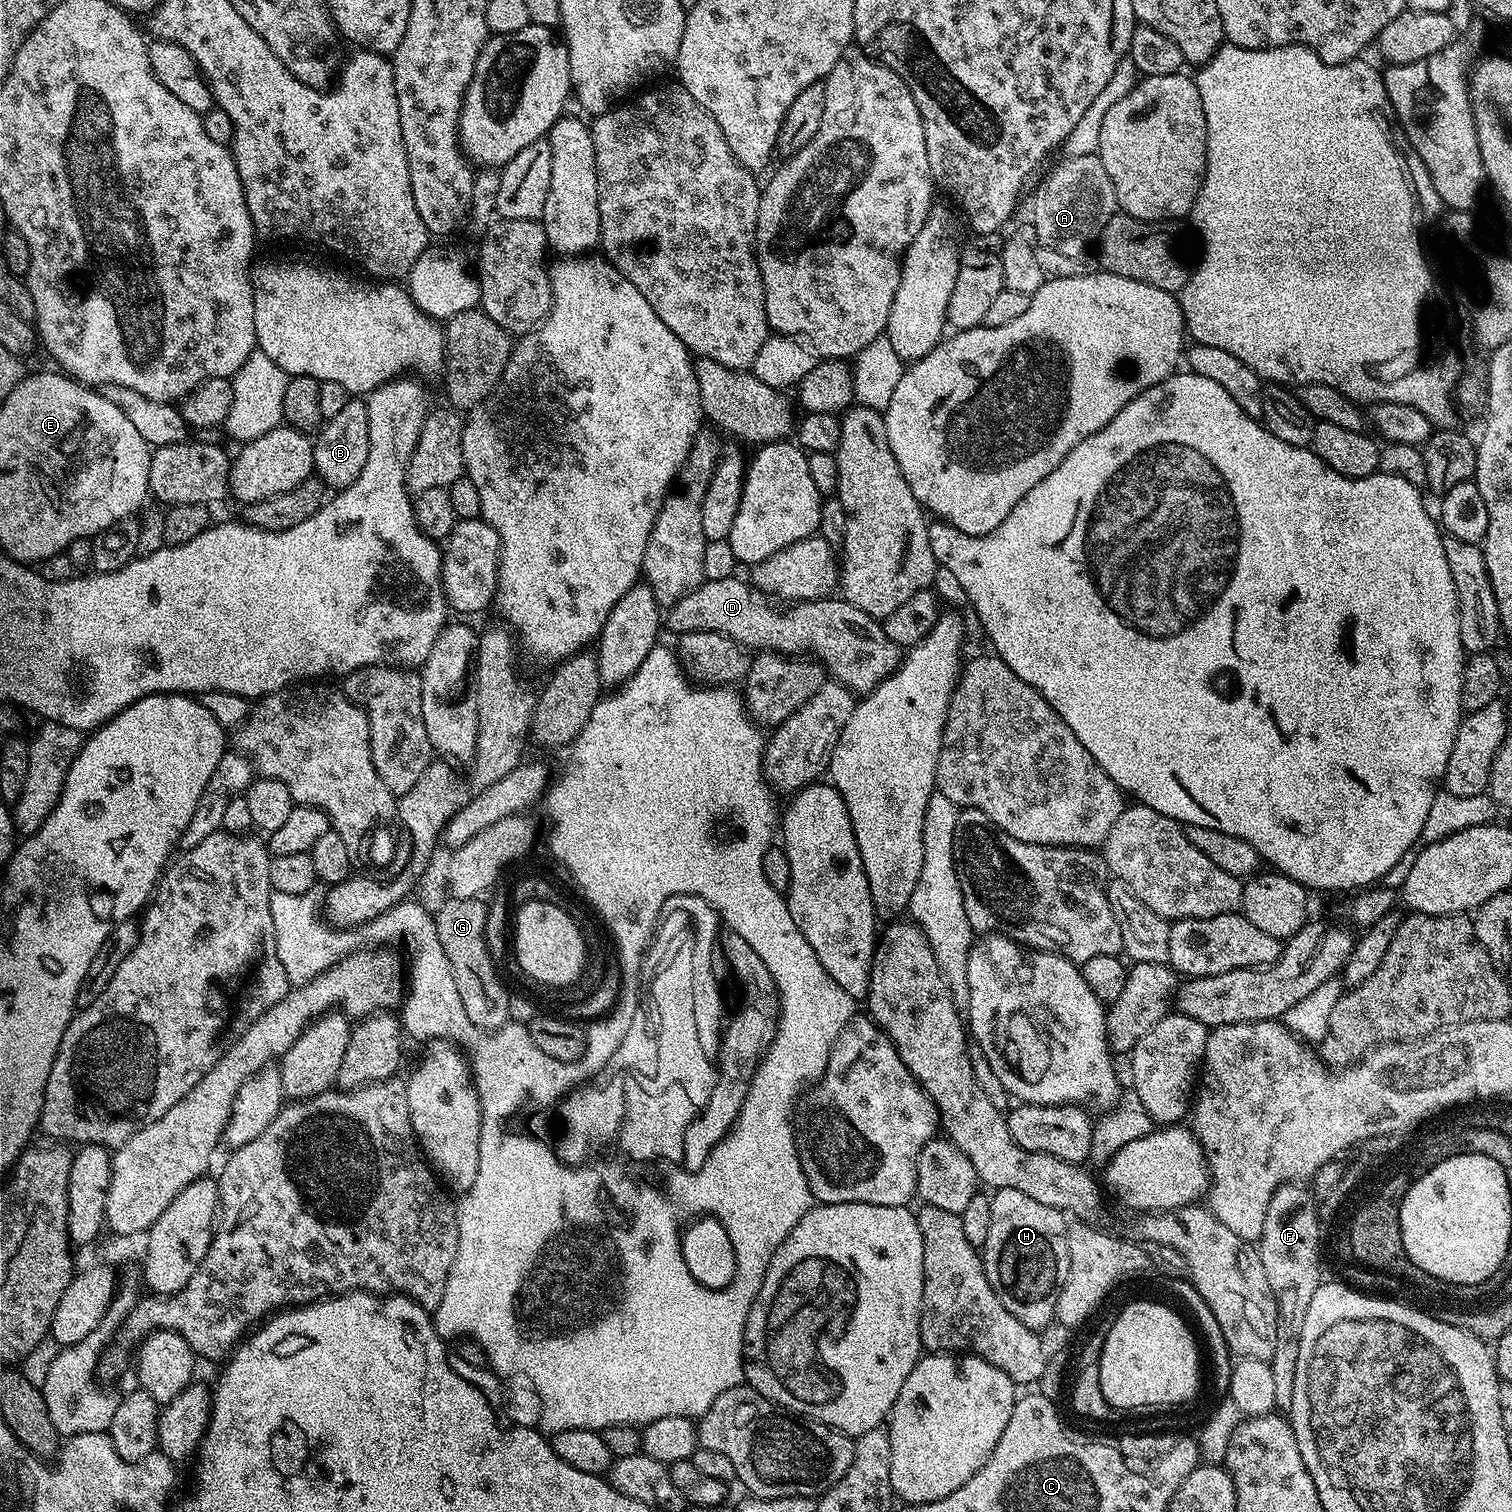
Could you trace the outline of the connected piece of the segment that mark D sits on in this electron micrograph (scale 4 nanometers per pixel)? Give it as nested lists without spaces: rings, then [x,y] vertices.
[[[727,576],[717,580],[705,580],[690,594],[683,596],[677,604],[671,605],[666,612],[666,628],[675,634],[685,632],[717,632],[729,636],[745,650],[756,652],[778,652],[786,656],[799,657],[811,654],[824,665],[825,673],[854,694],[867,694],[876,689],[877,684],[894,672],[902,659],[899,644],[886,638],[883,623],[877,617],[858,610],[858,606],[848,603],[843,598],[825,598],[822,600],[798,600],[789,603],[788,608],[779,608],[767,592],[760,591],[747,579]]]

